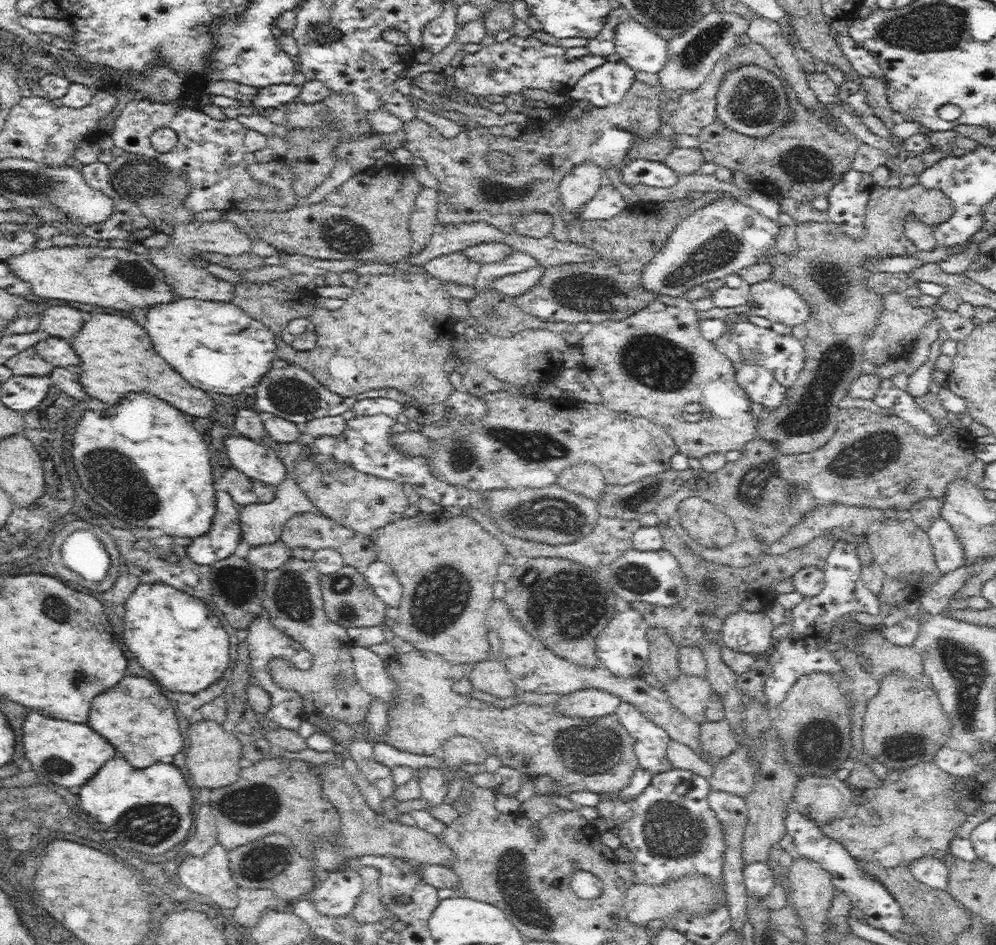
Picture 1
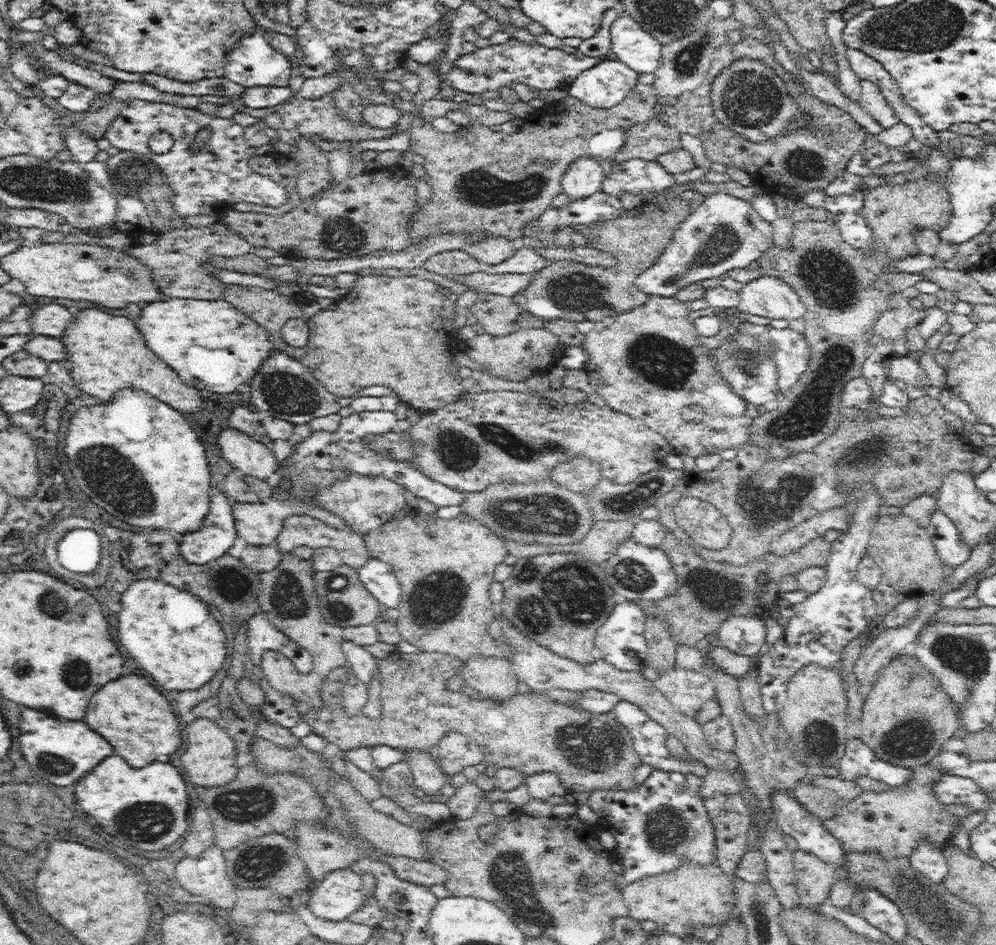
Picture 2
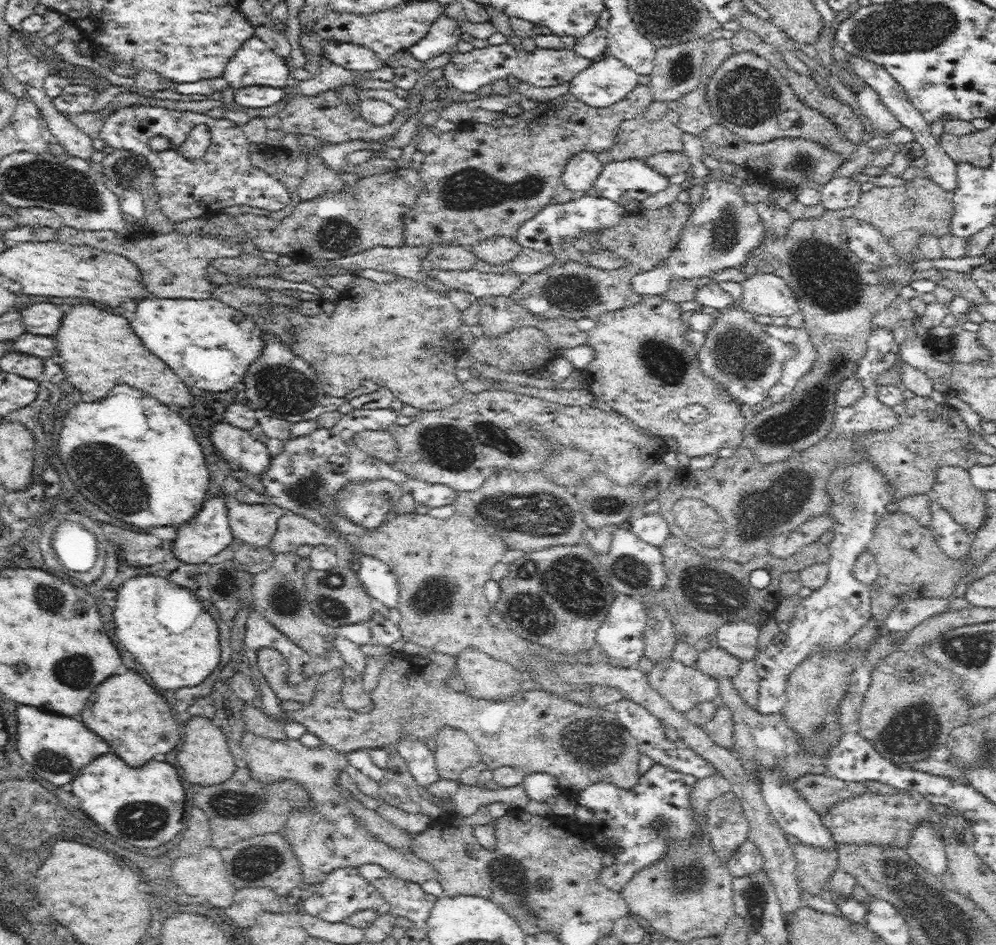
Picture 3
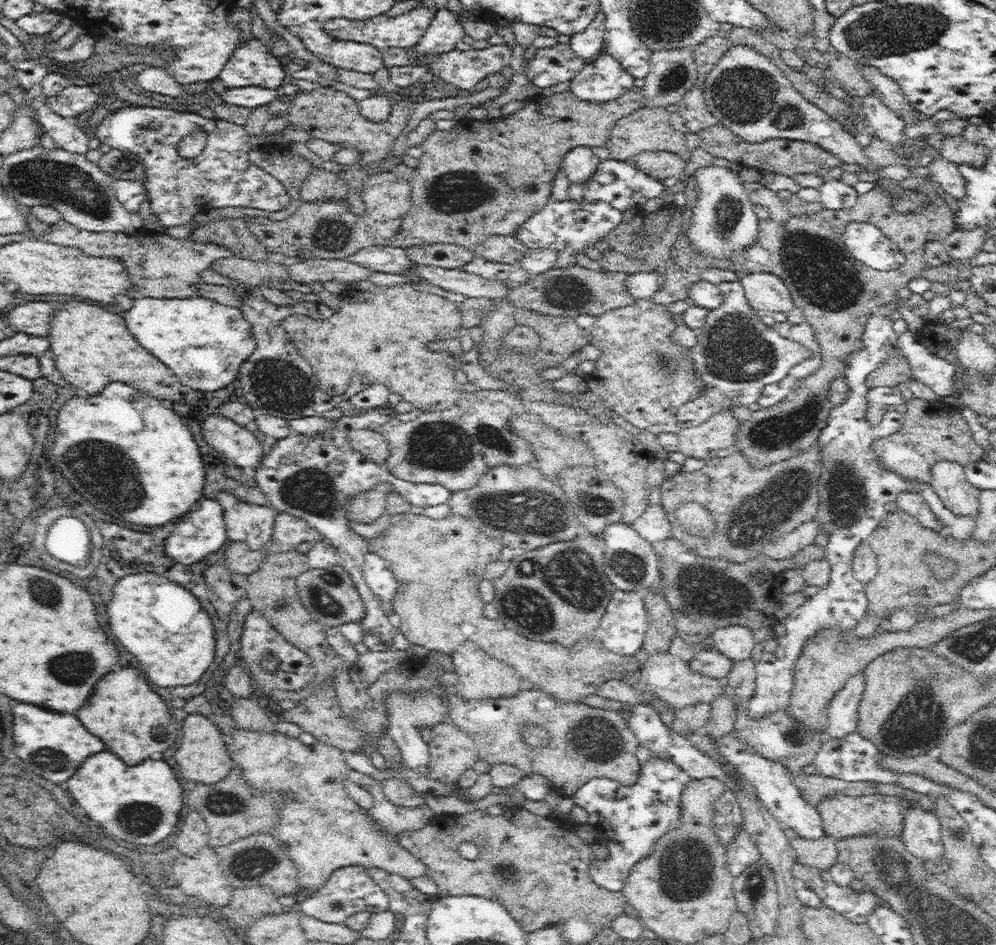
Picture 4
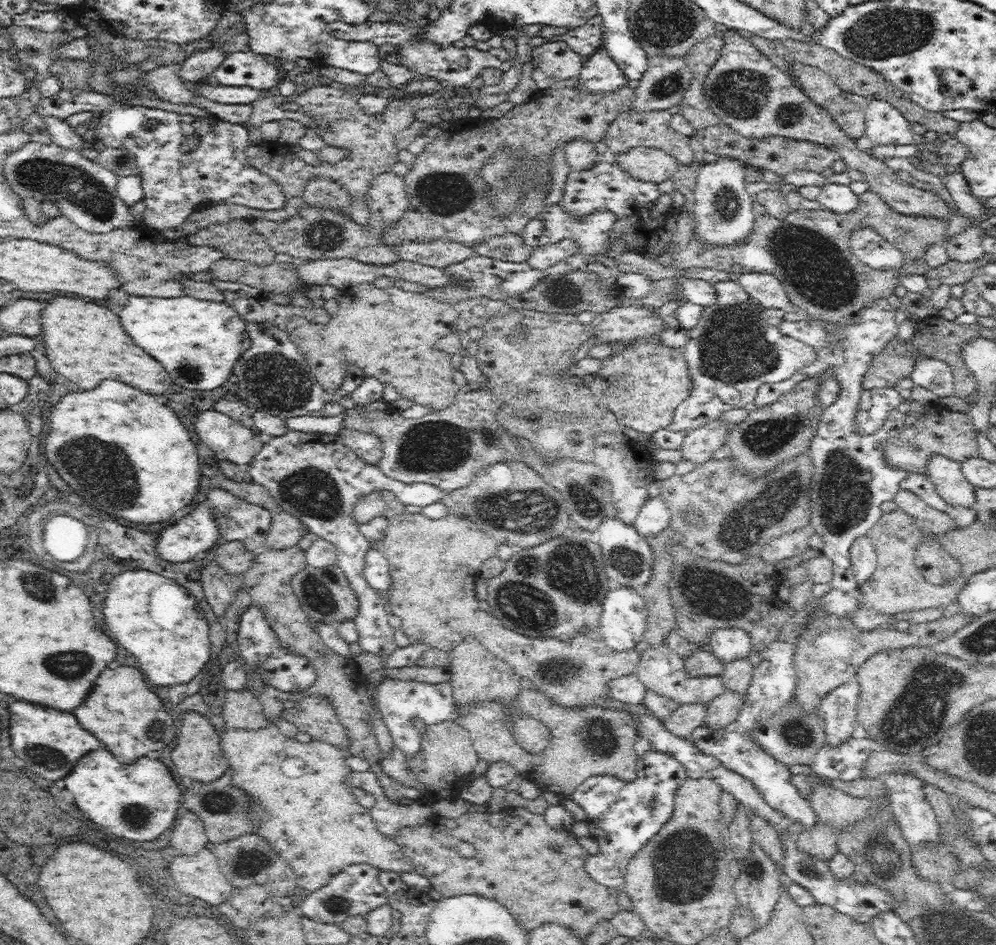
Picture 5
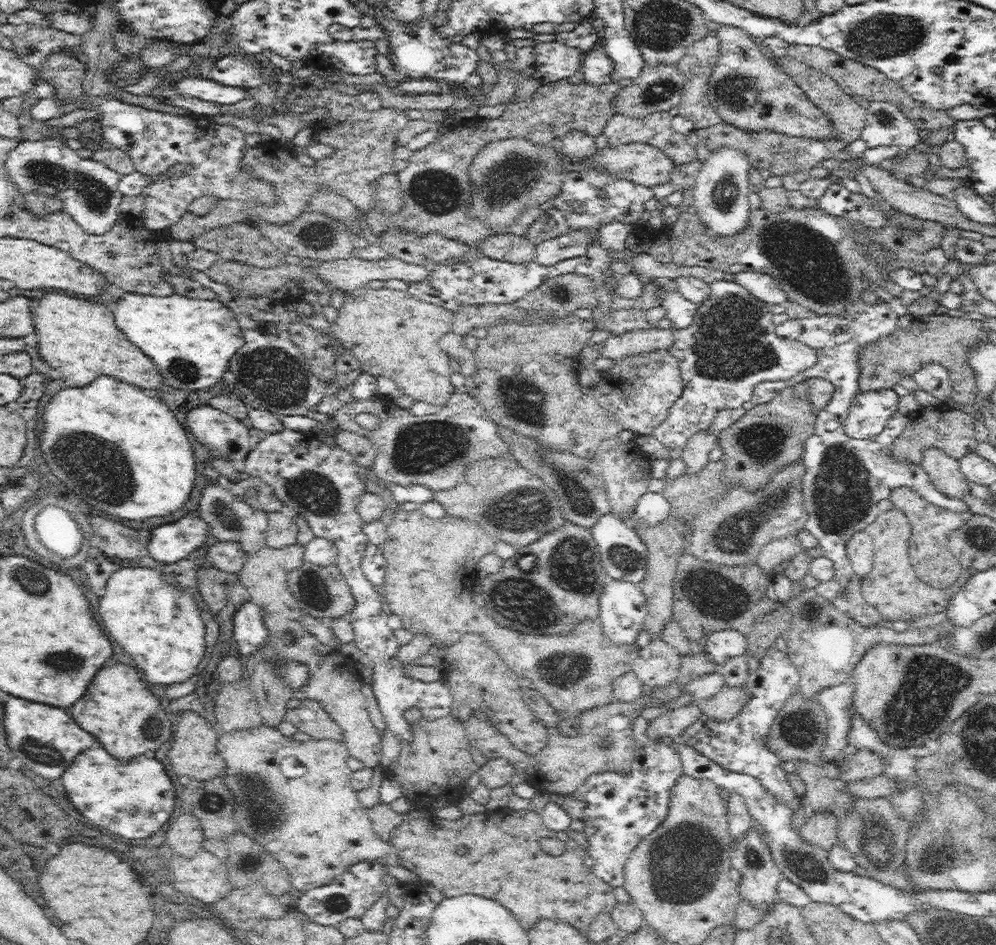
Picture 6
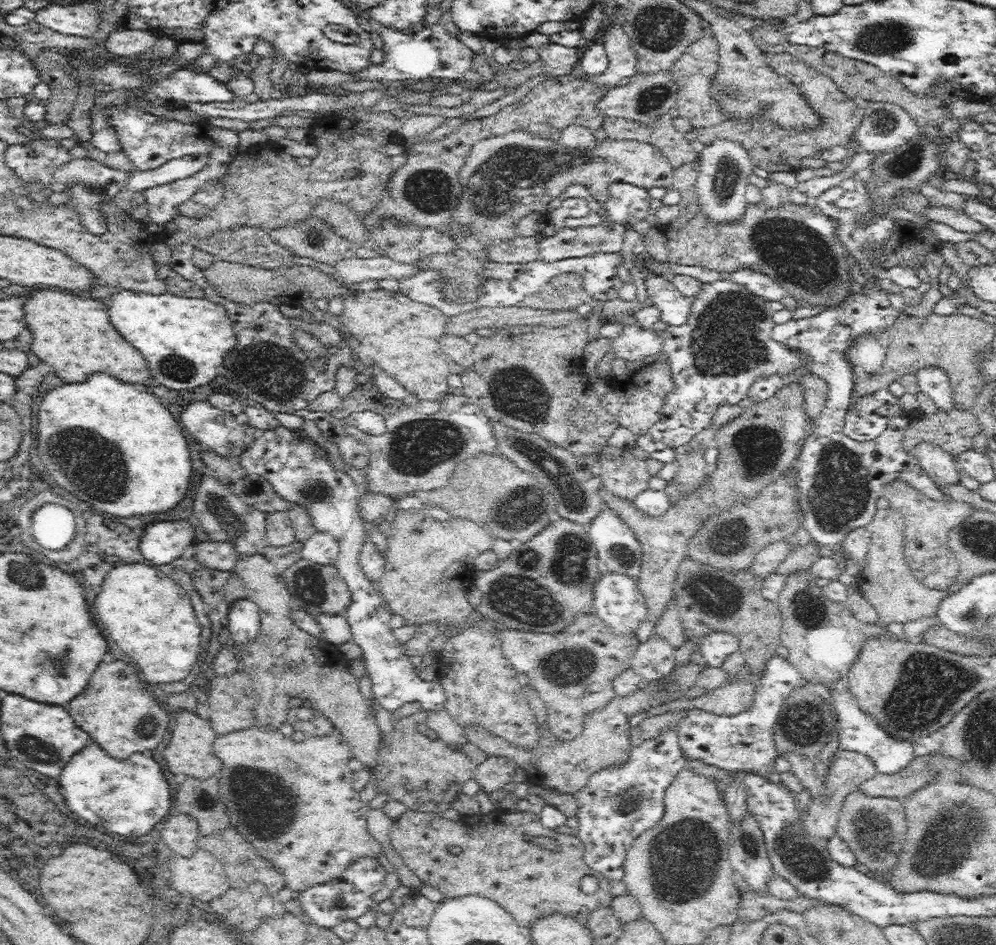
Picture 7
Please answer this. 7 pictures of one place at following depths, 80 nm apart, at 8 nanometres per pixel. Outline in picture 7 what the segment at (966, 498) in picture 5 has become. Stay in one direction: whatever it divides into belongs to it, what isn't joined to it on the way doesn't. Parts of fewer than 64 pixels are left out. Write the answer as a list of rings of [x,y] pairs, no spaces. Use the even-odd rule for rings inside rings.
[[[920,440],[912,446],[911,452],[917,457],[920,468],[927,472],[937,485],[959,482],[954,456],[939,444]]]

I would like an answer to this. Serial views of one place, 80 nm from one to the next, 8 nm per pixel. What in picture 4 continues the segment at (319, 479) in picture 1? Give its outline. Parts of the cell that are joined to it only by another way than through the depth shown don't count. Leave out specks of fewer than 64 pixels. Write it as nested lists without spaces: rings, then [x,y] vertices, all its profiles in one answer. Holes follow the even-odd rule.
[[[380,485],[373,491],[360,493],[354,497],[349,508],[349,519],[360,523],[371,523],[380,517],[386,508],[386,494],[390,485]]]

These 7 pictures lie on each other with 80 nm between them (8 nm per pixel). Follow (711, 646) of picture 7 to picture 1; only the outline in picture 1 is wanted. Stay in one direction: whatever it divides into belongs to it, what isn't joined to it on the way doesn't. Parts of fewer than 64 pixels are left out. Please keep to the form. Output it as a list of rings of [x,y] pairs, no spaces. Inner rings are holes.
[[[740,611],[729,614],[718,635],[721,644],[742,654],[758,654],[775,641],[771,638],[773,624],[765,613]]]

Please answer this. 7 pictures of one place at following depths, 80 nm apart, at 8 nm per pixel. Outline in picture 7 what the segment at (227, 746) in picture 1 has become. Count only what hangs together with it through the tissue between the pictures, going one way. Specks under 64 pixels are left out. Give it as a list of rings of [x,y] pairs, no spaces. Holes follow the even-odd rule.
[[[180,709],[180,712],[176,714],[176,724],[174,724],[174,730],[172,730],[172,738],[166,744],[166,750],[162,752],[162,758],[166,760],[166,766],[168,766],[170,772],[175,775],[184,773],[201,780],[217,775],[220,770],[220,761],[213,753],[216,736],[217,734],[213,732],[206,719],[188,712],[188,710]]]

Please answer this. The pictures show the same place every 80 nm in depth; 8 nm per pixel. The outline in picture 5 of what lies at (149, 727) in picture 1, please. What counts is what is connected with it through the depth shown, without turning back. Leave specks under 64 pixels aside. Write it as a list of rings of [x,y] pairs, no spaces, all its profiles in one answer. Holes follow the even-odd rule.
[[[132,666],[104,670],[96,678],[96,684],[86,700],[76,708],[76,718],[84,730],[104,742],[112,756],[120,758],[124,764],[130,764],[130,760],[136,760],[146,752],[164,748],[176,734],[172,718],[166,714],[162,702],[144,684],[140,670]]]

